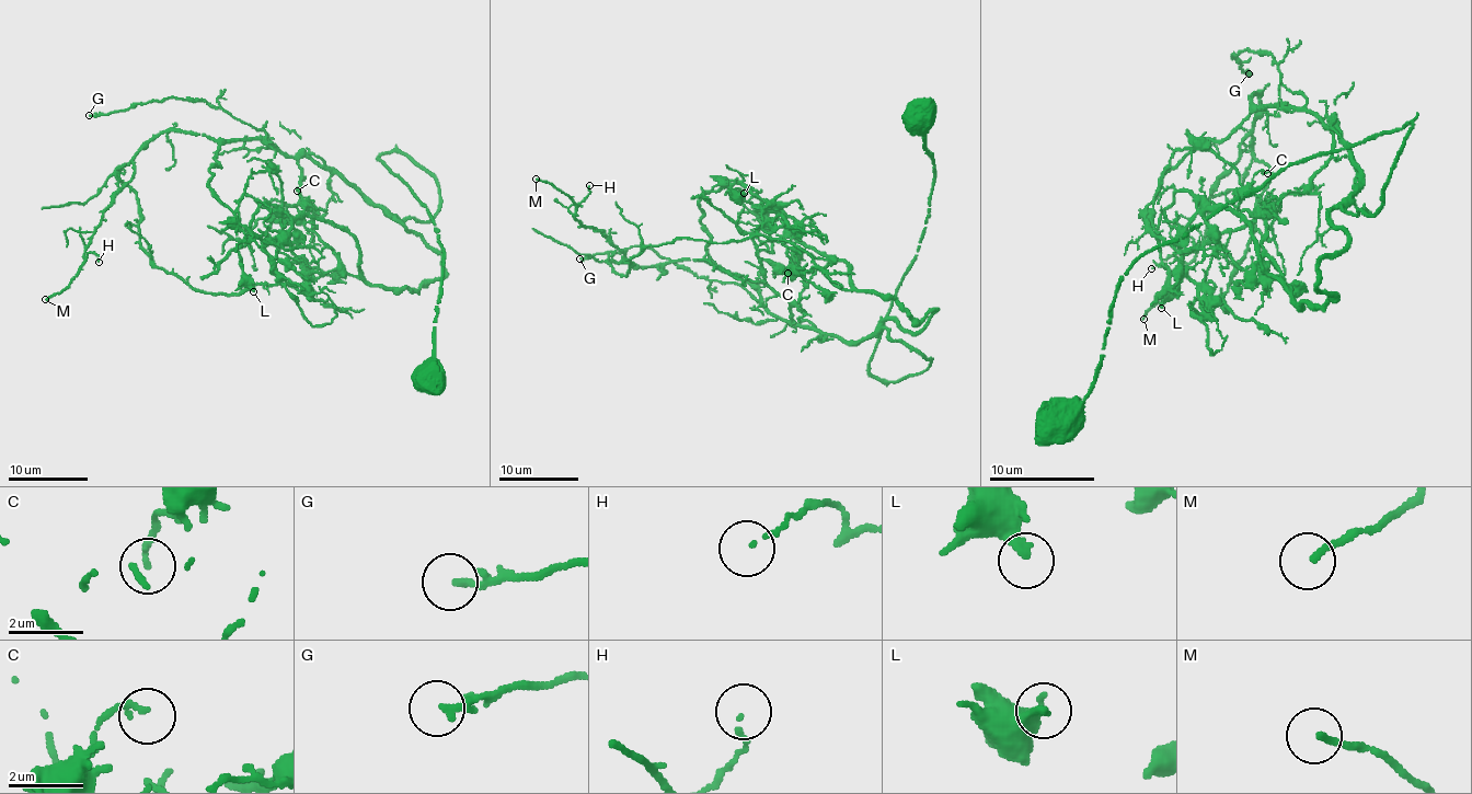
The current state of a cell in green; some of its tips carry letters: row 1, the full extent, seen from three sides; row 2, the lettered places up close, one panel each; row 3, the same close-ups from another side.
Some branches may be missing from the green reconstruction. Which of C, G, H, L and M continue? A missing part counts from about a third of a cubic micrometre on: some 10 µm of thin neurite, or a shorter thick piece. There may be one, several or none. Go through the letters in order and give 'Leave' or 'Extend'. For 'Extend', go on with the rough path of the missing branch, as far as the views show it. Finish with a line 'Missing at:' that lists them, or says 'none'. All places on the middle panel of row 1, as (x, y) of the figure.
C: Leave
G: Leave
H: Leave
L: Leave
M: Leave
Missing at: none

